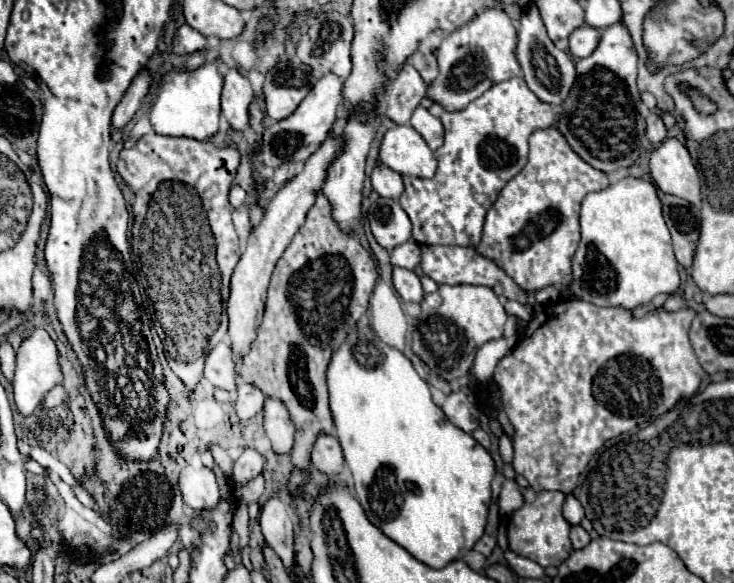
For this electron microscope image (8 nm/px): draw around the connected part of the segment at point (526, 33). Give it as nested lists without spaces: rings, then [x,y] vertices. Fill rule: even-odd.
[[[532,4],[520,18],[520,30],[518,30],[518,50],[516,50],[518,62],[524,70],[524,78],[528,88],[546,104],[562,104],[568,98],[568,92],[576,80],[576,68],[572,58],[558,50],[554,42],[548,38],[546,28],[542,24],[538,8]]]

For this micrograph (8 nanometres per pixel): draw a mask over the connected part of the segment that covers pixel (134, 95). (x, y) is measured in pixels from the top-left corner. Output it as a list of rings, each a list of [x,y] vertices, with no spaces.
[[[140,72],[132,84],[128,86],[126,94],[122,96],[122,100],[118,102],[114,114],[112,114],[112,130],[122,130],[130,120],[132,116],[136,114],[136,110],[140,108],[140,102],[142,98],[148,94],[148,88],[150,88],[150,76],[148,72]]]

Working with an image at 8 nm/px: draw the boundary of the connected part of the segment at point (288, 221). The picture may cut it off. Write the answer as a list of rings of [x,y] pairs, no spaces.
[[[330,134],[330,138],[318,148],[318,152],[314,152],[306,160],[304,170],[296,178],[288,180],[284,184],[284,188],[270,200],[260,224],[256,224],[256,228],[252,228],[252,232],[248,236],[246,250],[244,250],[240,262],[232,274],[230,300],[228,300],[228,308],[226,308],[228,318],[230,318],[228,336],[230,336],[230,346],[234,352],[236,368],[240,366],[240,360],[248,354],[248,348],[252,346],[252,340],[256,338],[256,330],[258,330],[262,314],[264,314],[266,290],[268,290],[272,270],[274,270],[278,258],[282,256],[282,252],[286,250],[286,246],[292,242],[298,228],[304,224],[304,218],[306,218],[306,214],[312,208],[314,198],[316,198],[314,192],[320,192],[324,178],[326,178],[326,170],[328,170],[330,162],[338,156],[338,152],[340,152],[340,138]]]

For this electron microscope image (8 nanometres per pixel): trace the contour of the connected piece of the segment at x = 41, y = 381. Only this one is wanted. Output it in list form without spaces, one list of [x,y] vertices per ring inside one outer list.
[[[32,328],[30,334],[22,340],[16,352],[16,372],[14,372],[14,400],[20,414],[30,416],[34,408],[42,402],[44,394],[62,382],[62,372],[58,364],[58,350],[54,340],[48,336],[44,328]]]

